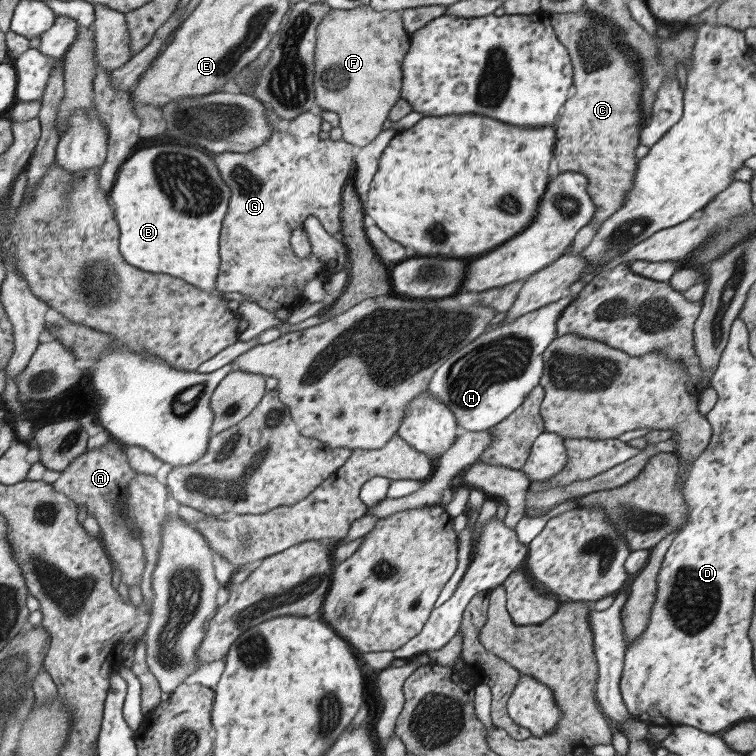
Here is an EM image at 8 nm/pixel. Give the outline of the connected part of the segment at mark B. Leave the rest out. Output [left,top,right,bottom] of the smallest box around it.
[111,146,230,292]

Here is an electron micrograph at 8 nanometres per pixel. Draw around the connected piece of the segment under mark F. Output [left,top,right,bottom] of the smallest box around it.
[315,5,411,148]

